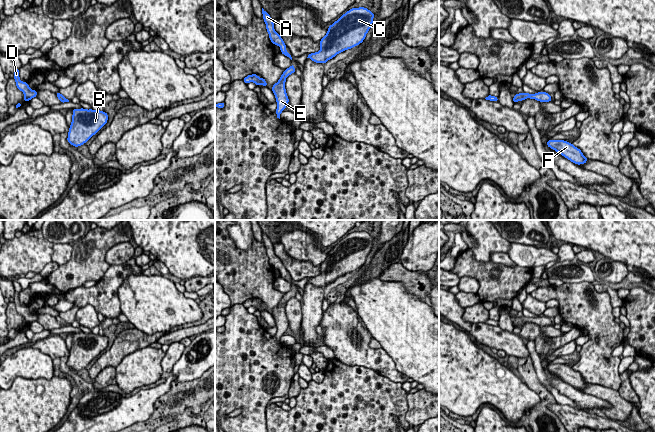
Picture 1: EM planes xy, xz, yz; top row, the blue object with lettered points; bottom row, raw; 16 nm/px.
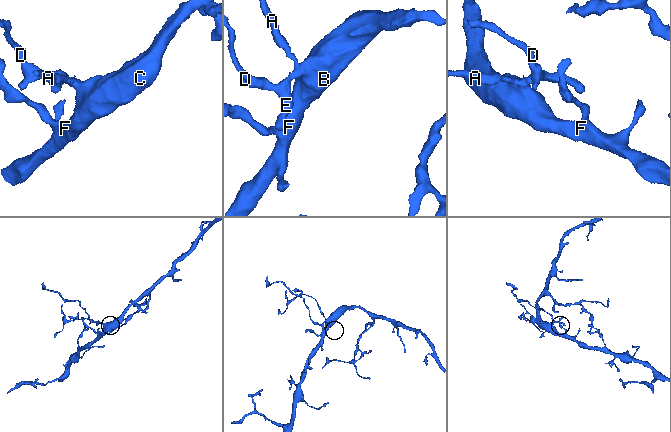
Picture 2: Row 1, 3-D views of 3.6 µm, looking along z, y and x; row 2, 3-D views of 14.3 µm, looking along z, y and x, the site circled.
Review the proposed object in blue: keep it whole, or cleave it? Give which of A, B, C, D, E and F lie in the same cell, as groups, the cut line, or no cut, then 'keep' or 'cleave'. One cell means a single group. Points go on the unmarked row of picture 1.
A B C D E F; no cut; keep

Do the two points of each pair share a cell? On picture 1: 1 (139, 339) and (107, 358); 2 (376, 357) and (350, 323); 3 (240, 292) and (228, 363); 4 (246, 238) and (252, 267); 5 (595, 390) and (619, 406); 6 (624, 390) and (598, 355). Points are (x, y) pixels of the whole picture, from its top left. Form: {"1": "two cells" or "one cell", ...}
{"1": "one cell", "2": "one cell", "3": "two cells", "4": "two cells", "5": "one cell", "6": "two cells"}

